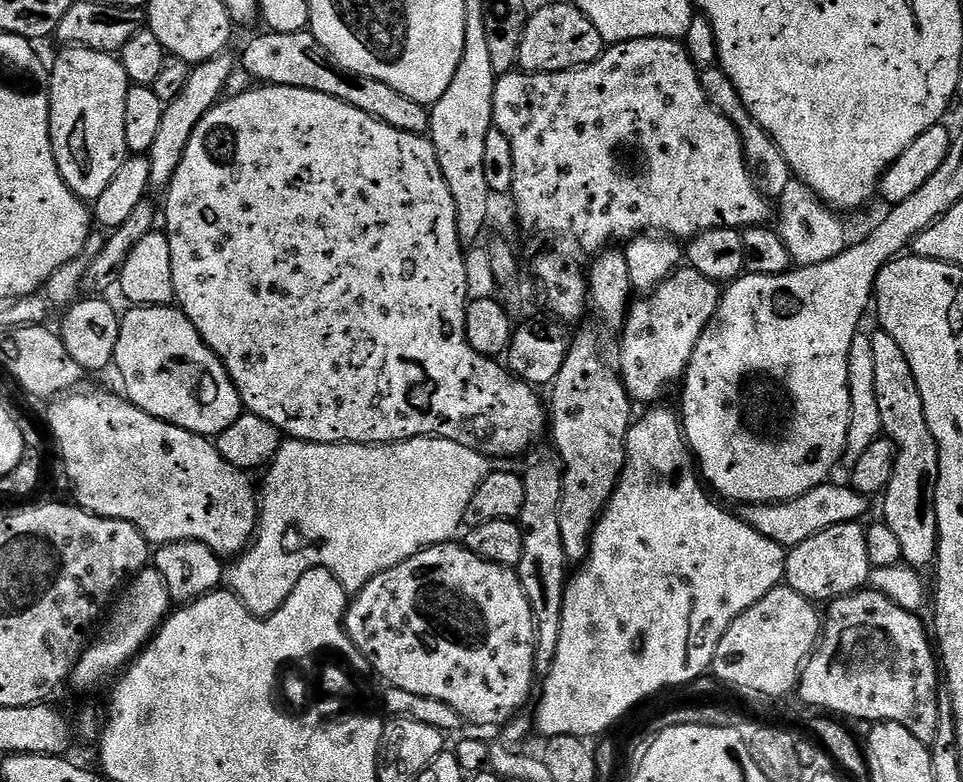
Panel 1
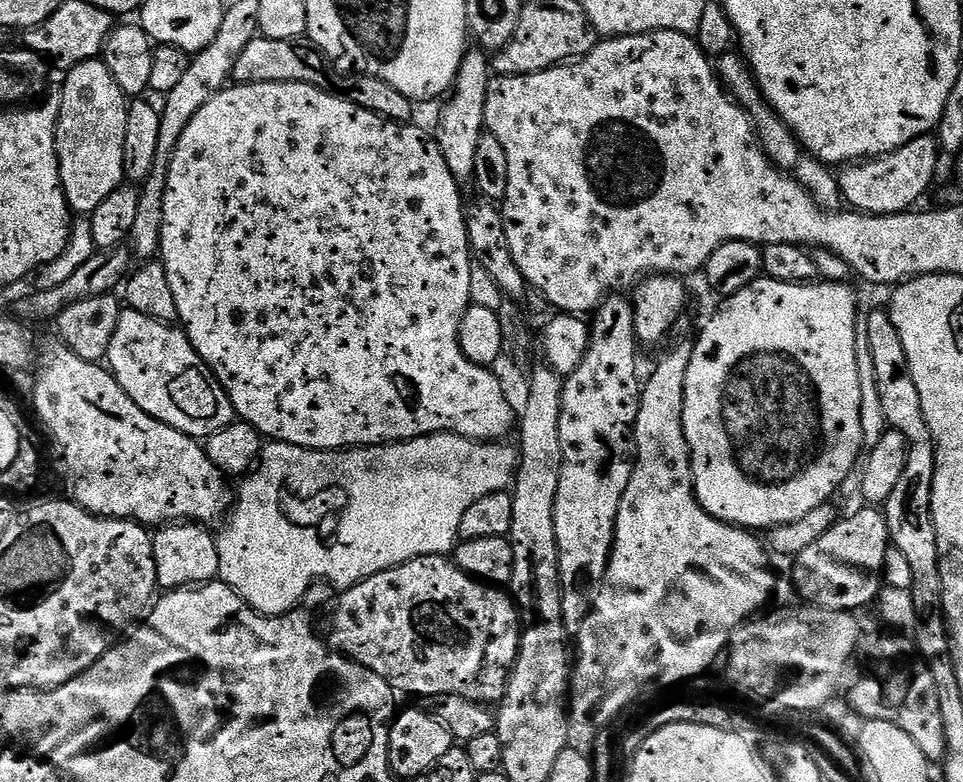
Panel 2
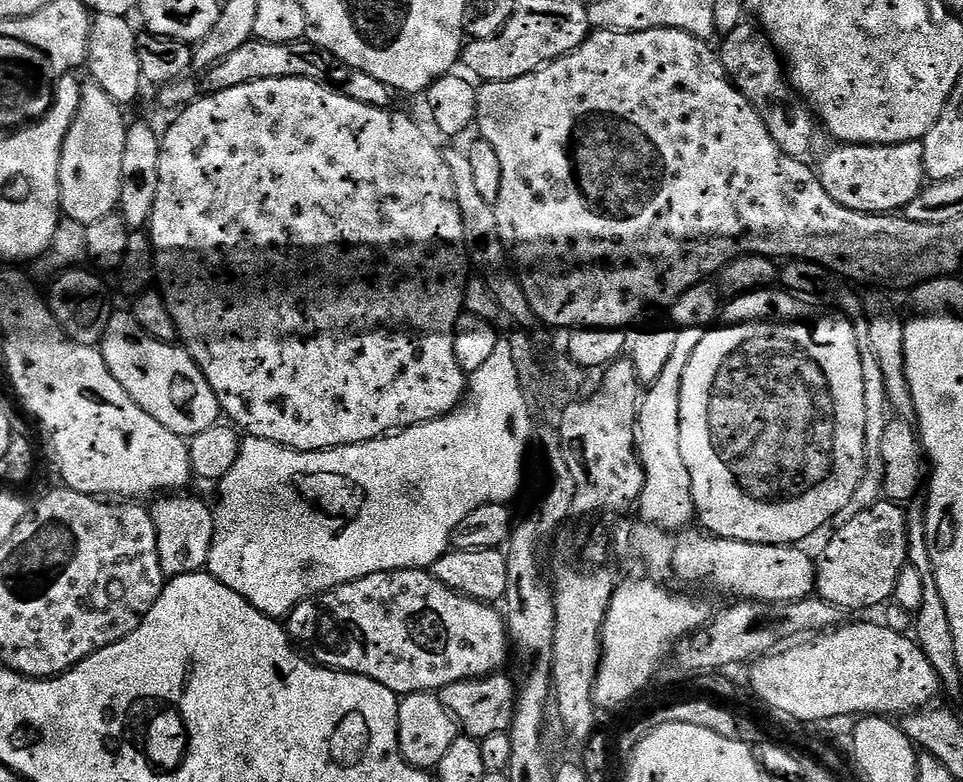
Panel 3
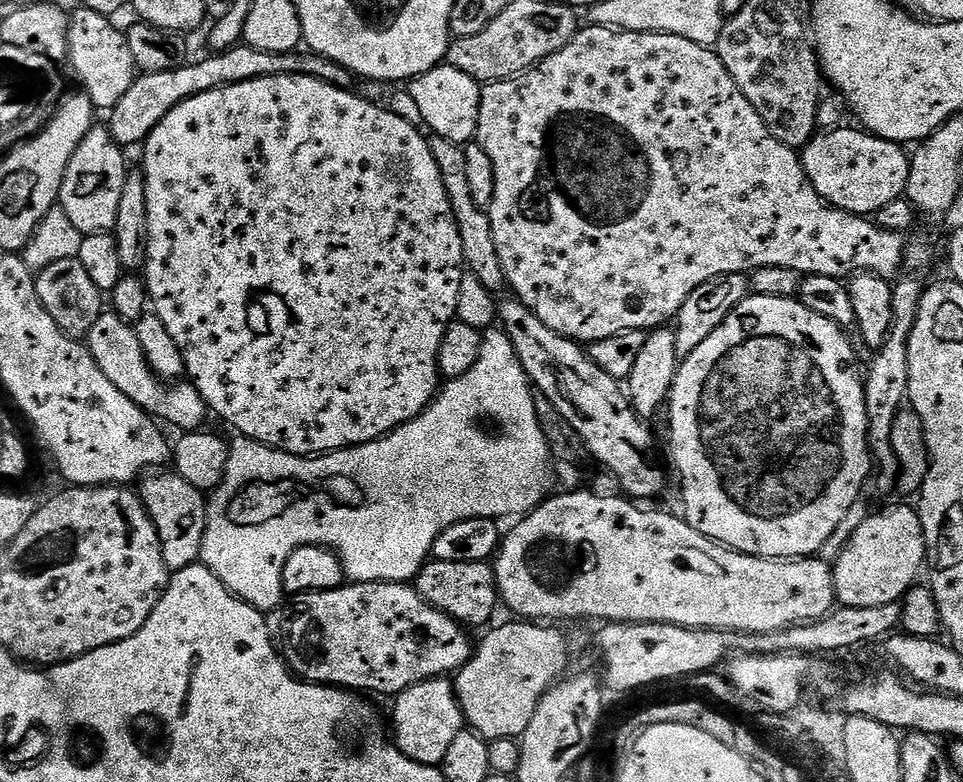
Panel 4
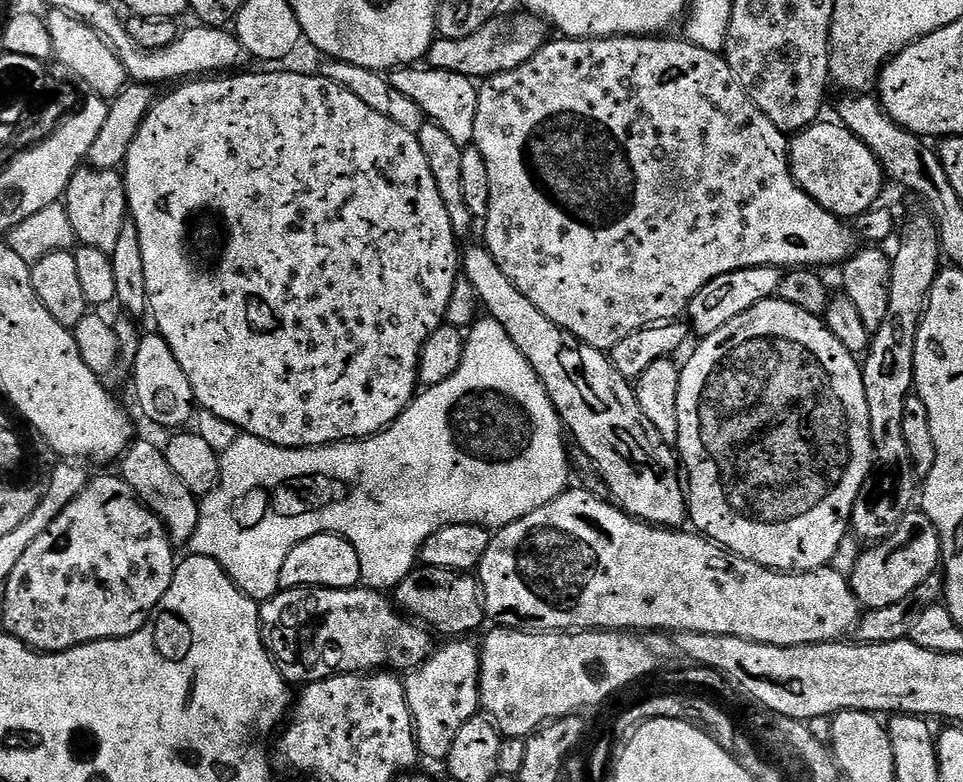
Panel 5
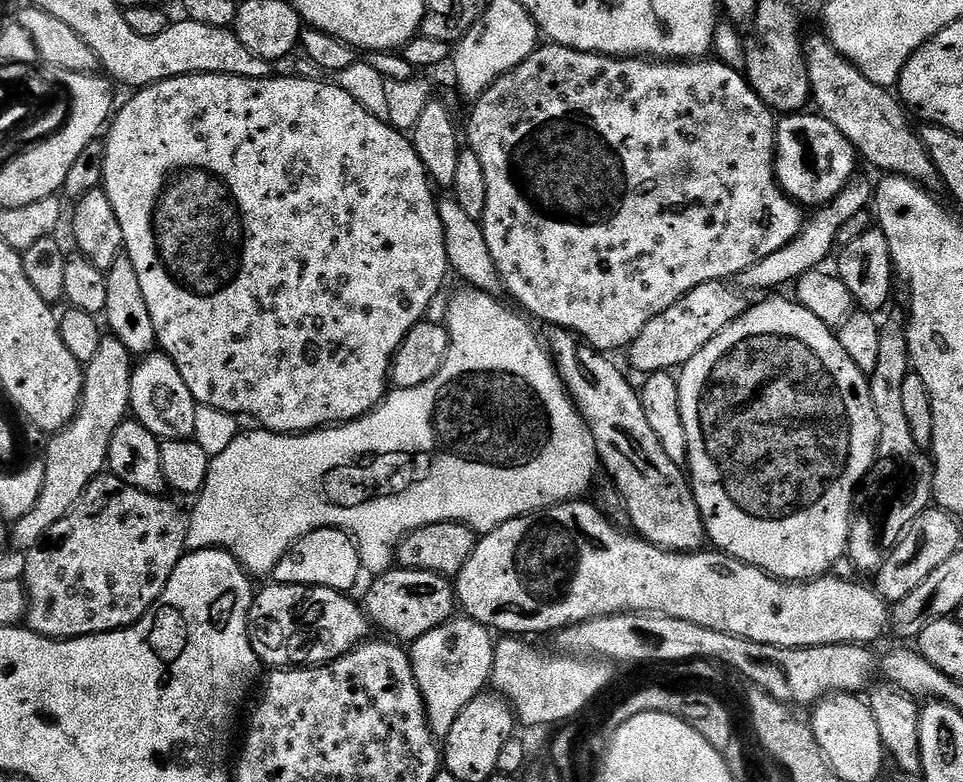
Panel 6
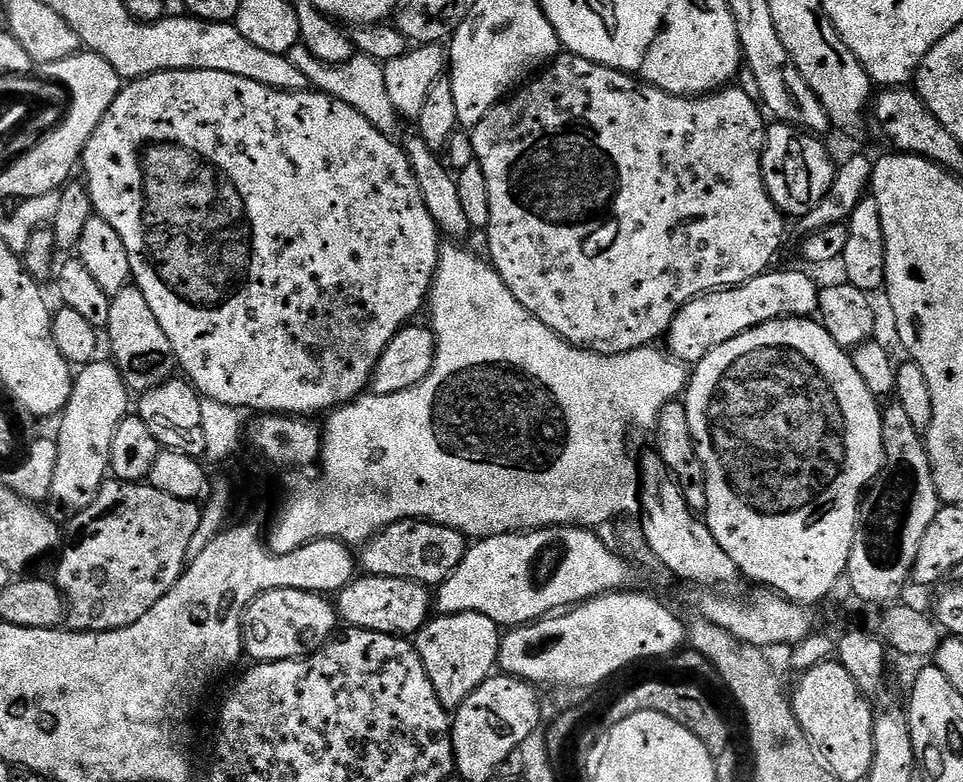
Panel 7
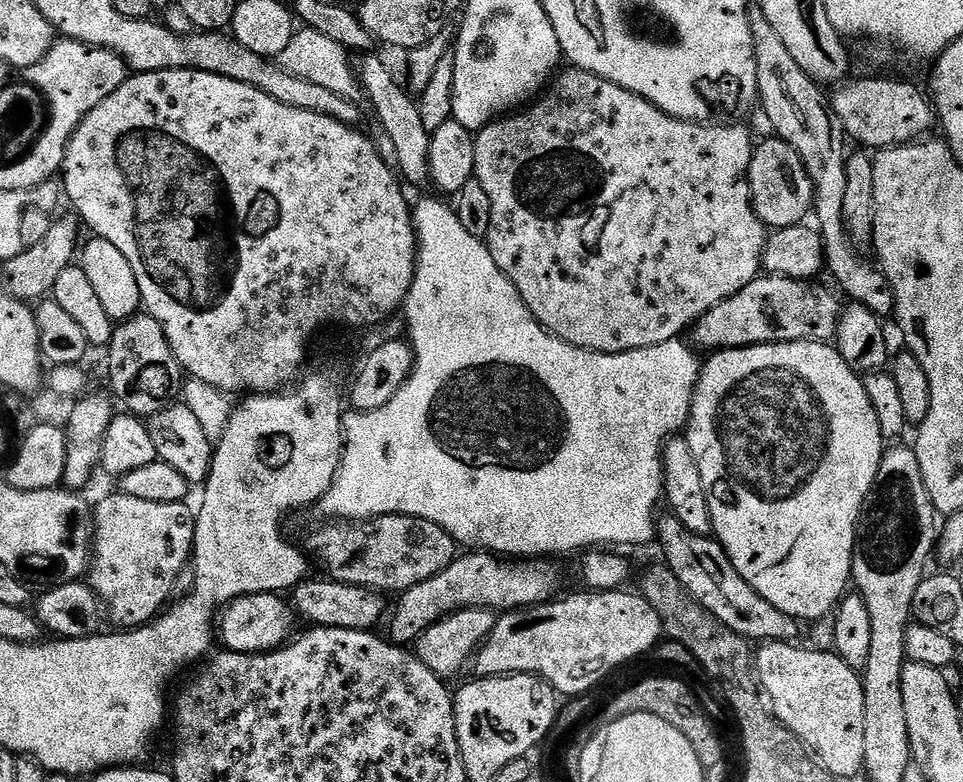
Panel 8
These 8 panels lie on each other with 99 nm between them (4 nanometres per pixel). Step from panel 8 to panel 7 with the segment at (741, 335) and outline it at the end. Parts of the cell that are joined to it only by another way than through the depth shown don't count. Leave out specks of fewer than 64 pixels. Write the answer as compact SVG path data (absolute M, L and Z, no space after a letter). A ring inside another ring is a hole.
M776 271L763 272L733 288L707 292L684 304L666 333L666 348L672 359L695 366L710 350L722 346L722 342L730 342L730 338L738 338L738 334L746 334L746 330L754 330L771 320L815 317L820 306L818 284L804 272Z

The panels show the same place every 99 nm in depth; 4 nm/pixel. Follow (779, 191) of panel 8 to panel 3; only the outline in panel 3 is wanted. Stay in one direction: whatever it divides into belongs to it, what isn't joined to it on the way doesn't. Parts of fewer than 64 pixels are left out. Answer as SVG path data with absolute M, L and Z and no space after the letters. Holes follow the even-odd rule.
M911 140L905 144L840 144L819 161L818 175L826 194L838 206L869 214L896 214L926 183L922 143Z

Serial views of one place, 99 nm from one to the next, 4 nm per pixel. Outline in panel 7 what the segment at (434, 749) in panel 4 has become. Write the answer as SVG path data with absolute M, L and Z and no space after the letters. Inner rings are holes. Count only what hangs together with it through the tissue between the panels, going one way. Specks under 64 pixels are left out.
M459 612L453 616L443 614L429 619L428 623L416 633L414 647L420 656L422 666L426 670L426 678L430 678L430 686L434 686L434 694L438 694L438 702L449 710L455 710L493 675L500 659L500 641L502 629L486 614L477 612Z

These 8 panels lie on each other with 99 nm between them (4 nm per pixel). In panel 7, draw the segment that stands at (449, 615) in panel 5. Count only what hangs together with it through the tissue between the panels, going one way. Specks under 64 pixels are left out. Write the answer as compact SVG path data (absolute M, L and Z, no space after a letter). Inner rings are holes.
M367 574L353 579L335 597L334 607L339 619L348 623L349 629L365 628L371 632L381 632L401 638L415 637L416 633L428 623L434 608L434 596L425 585L412 580L369 576Z

